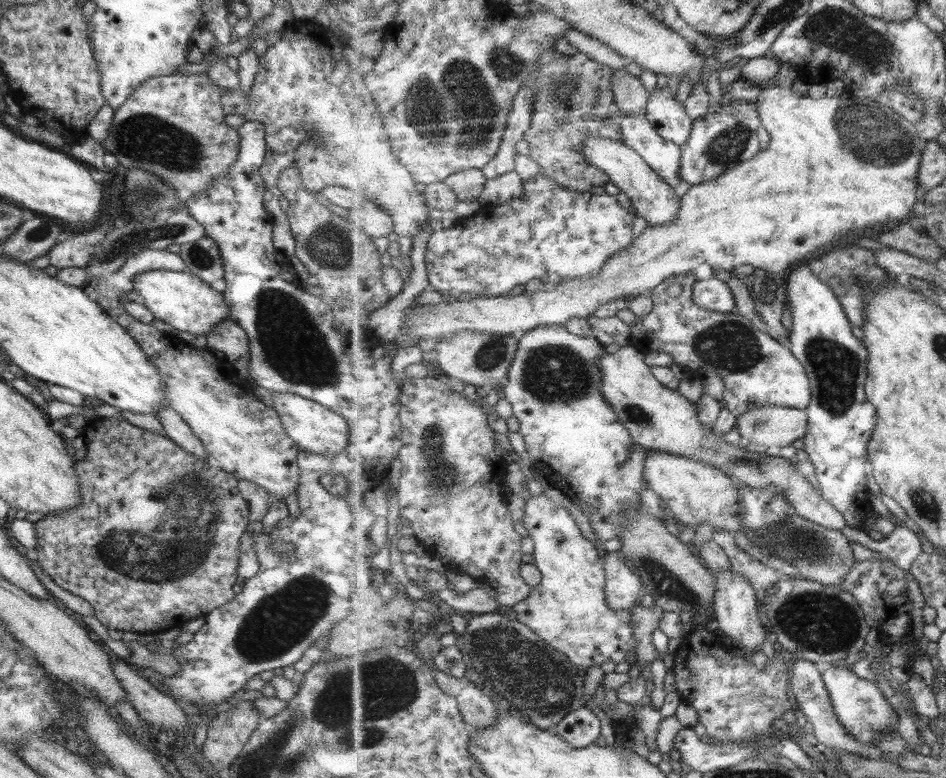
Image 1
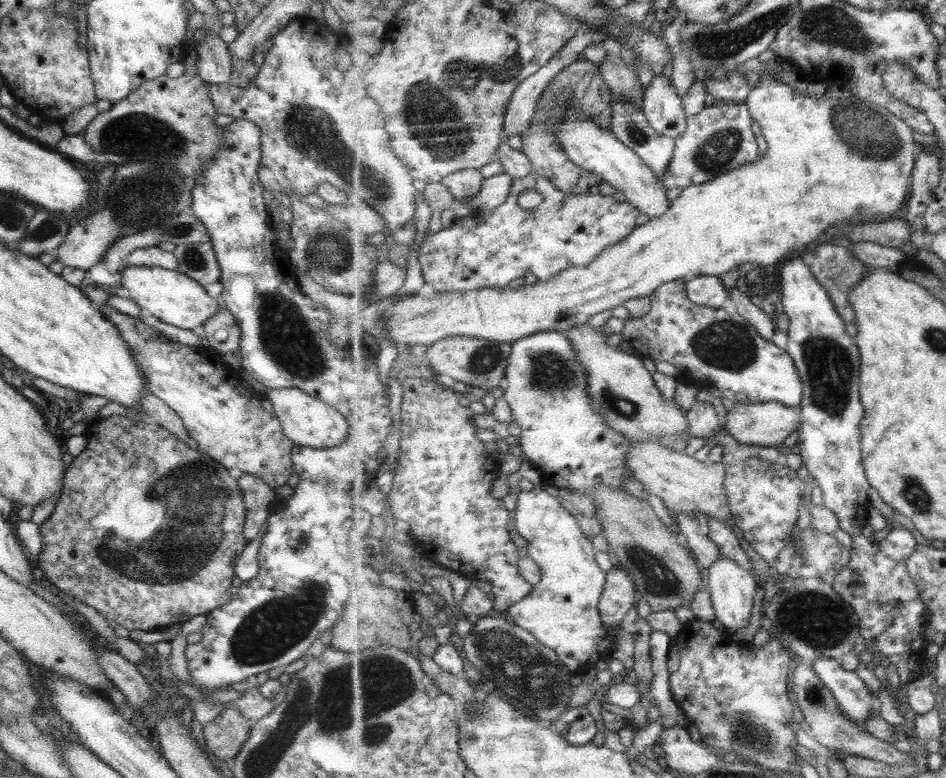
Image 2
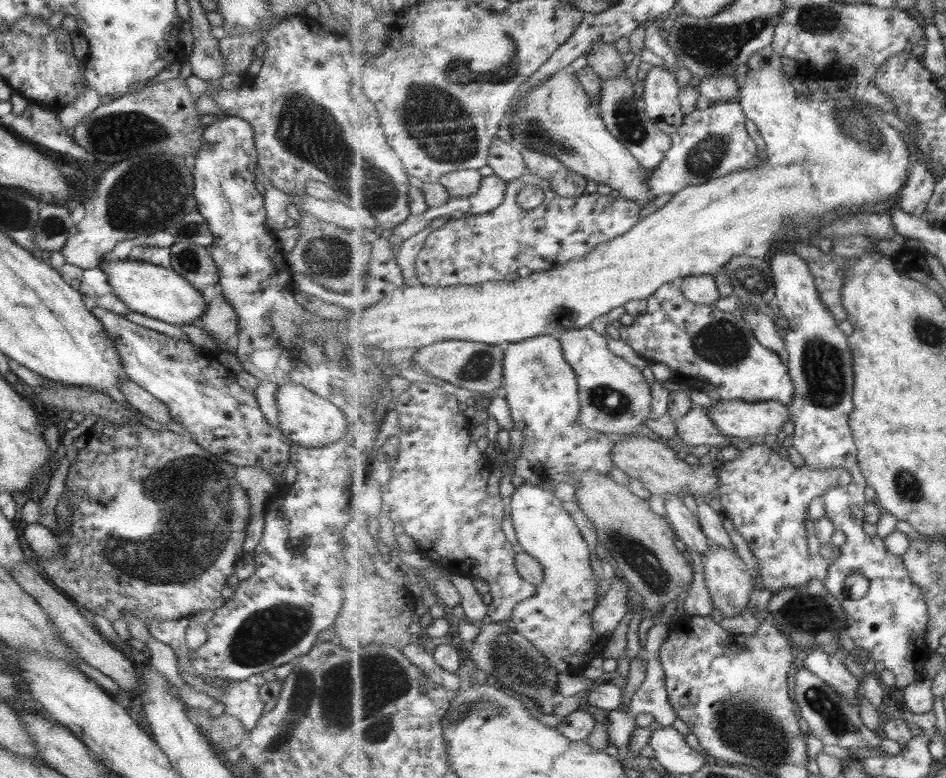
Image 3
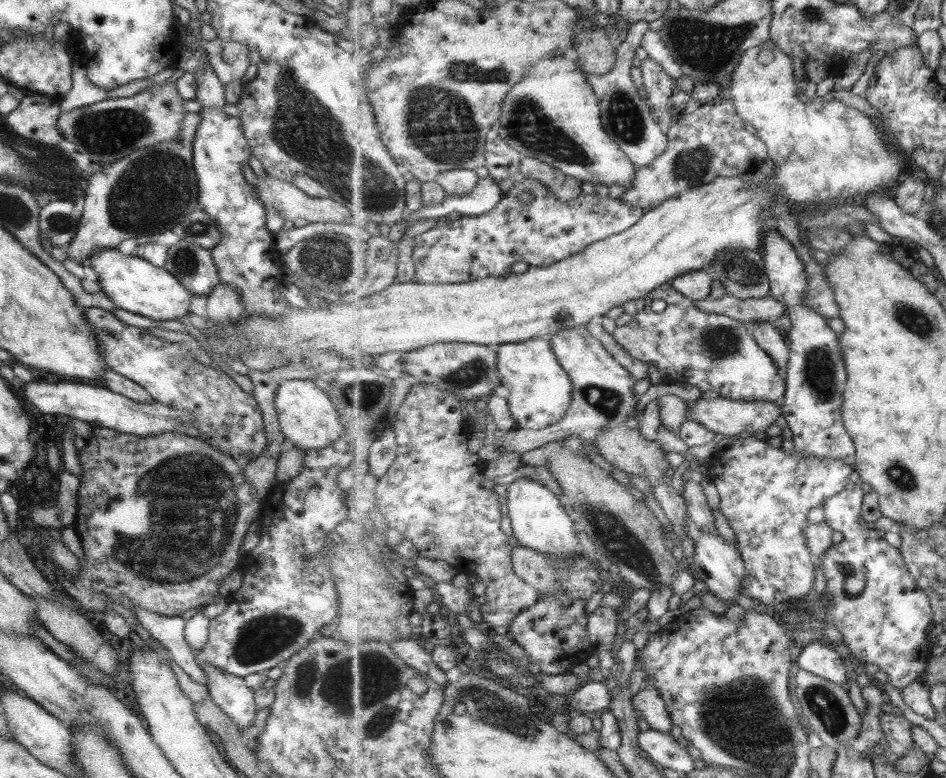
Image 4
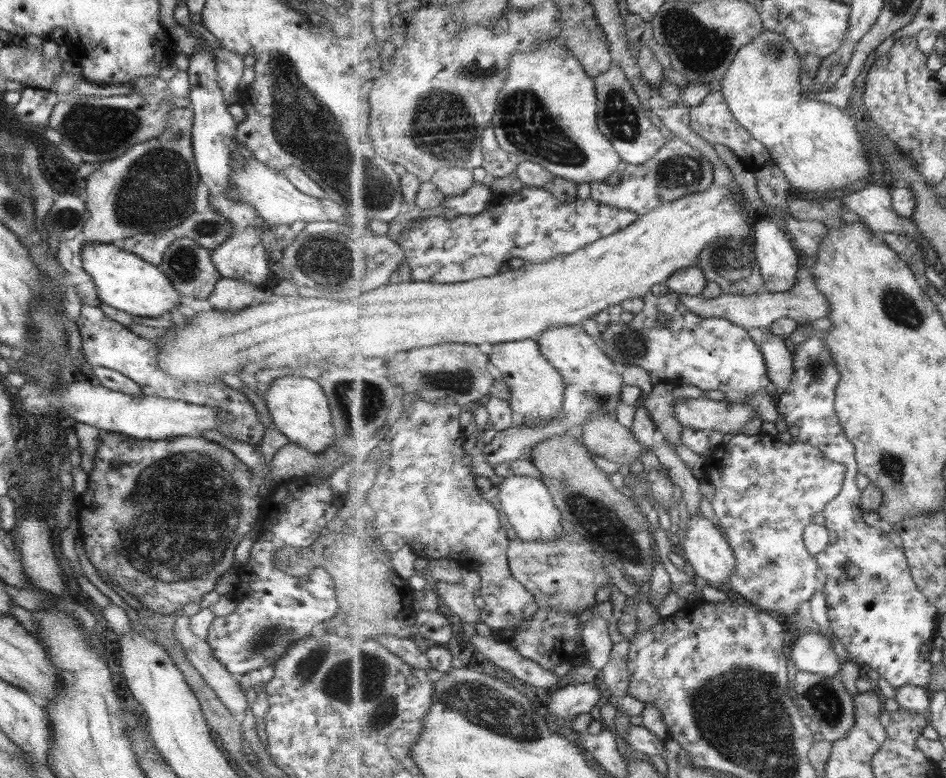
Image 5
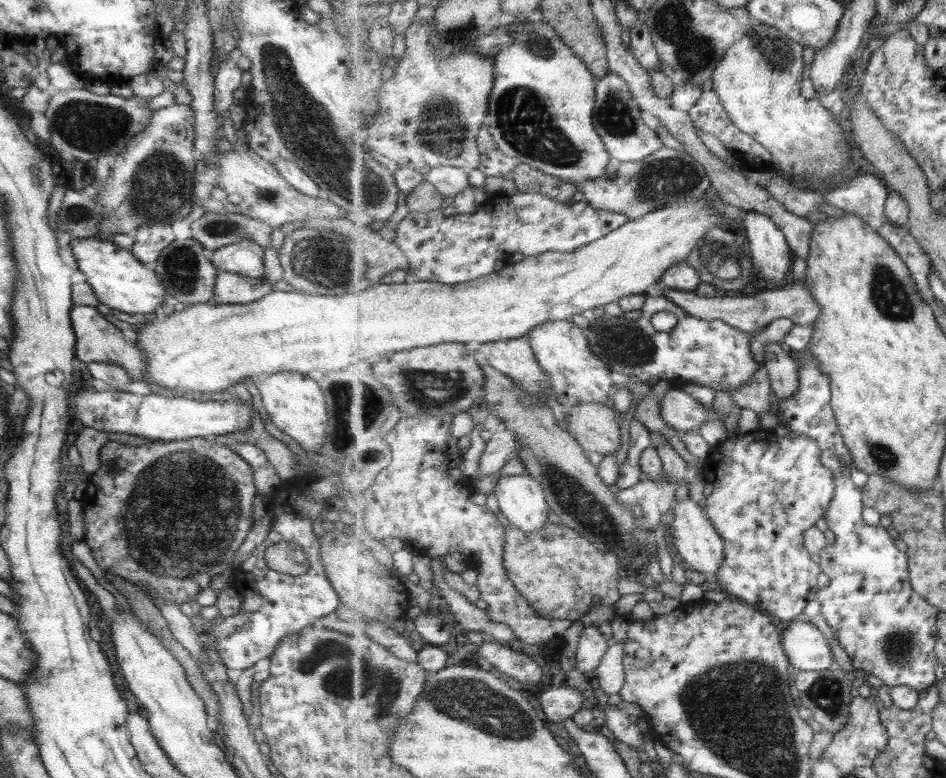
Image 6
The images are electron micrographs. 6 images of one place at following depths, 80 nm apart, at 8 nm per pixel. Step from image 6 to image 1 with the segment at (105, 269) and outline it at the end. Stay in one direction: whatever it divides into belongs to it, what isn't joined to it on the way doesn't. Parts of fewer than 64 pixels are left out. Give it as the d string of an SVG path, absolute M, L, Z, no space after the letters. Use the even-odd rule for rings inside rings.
M185 270L145 271L132 278L132 296L142 301L143 306L153 314L155 320L169 324L173 329L189 334L205 334L215 323L228 318L228 308L222 293L215 292L209 284Z

